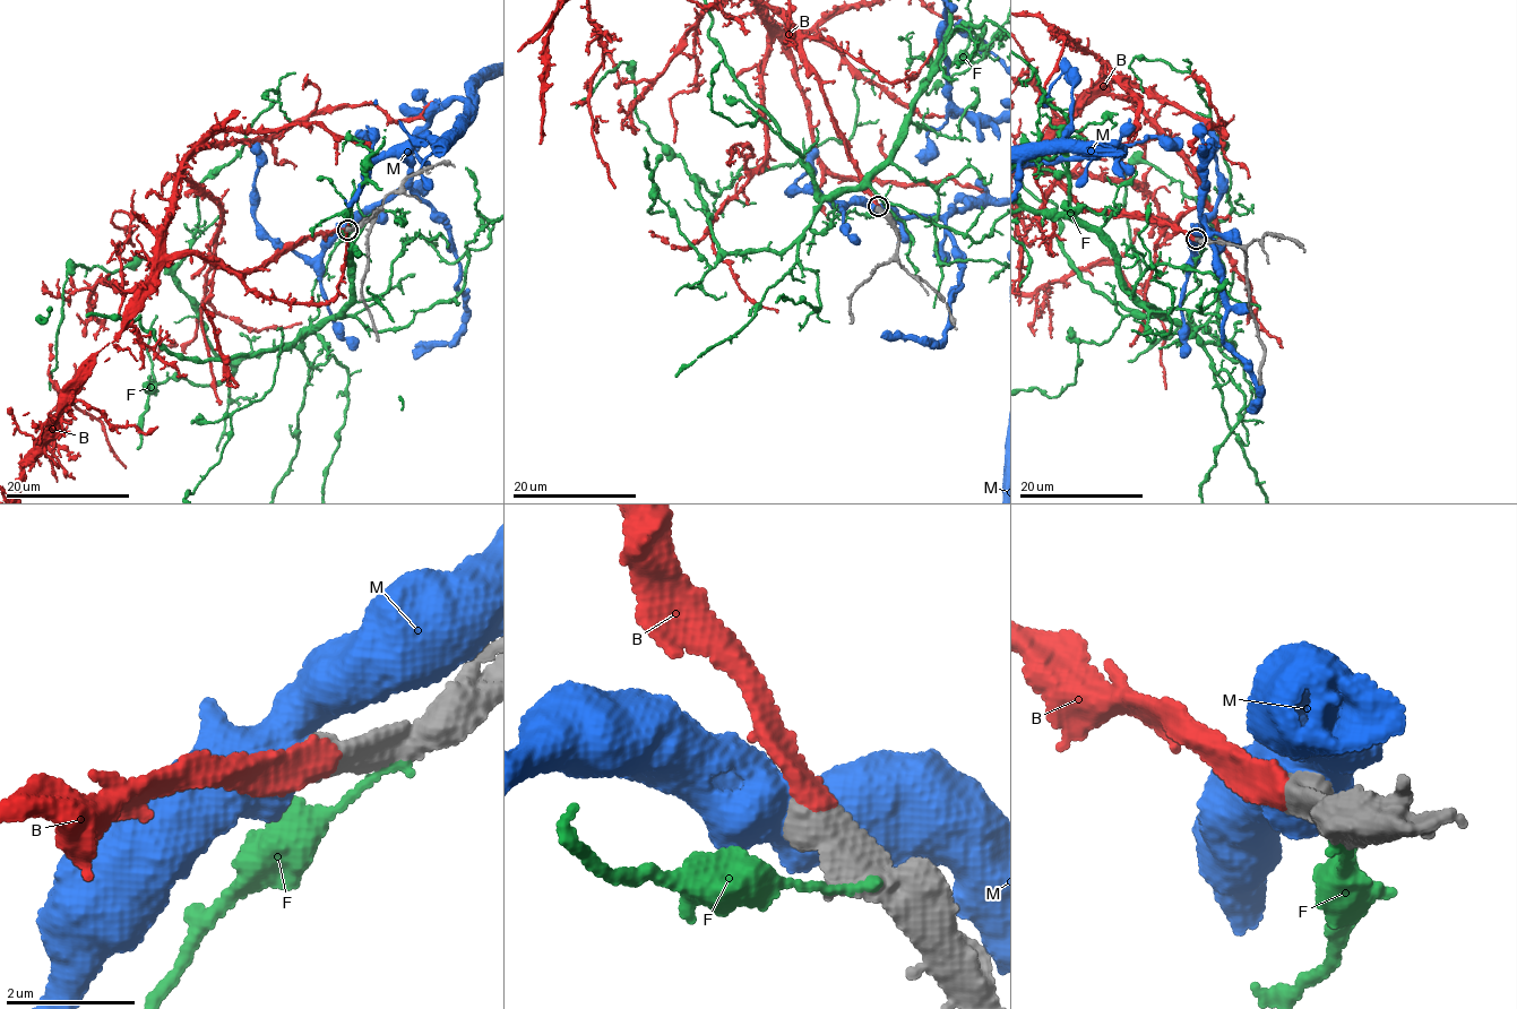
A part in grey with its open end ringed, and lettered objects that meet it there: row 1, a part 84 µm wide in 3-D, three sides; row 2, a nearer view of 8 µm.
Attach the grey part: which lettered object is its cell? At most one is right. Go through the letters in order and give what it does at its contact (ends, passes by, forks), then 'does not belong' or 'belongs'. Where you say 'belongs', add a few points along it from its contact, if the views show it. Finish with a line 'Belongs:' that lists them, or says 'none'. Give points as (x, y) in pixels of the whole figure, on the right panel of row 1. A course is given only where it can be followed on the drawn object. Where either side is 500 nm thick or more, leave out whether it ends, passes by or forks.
B: belongs
F: it ends | does not belong
M: does not belong
Belongs: B

